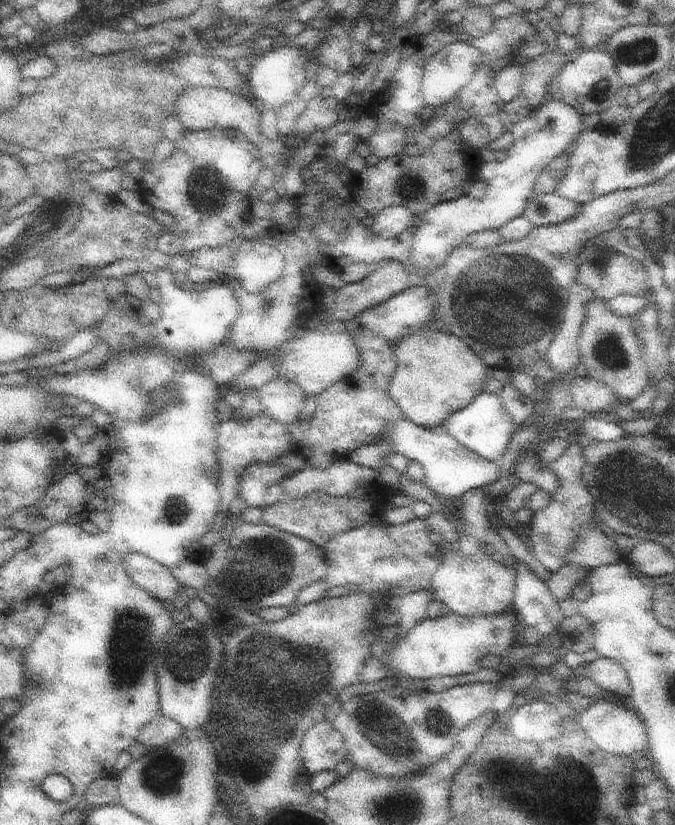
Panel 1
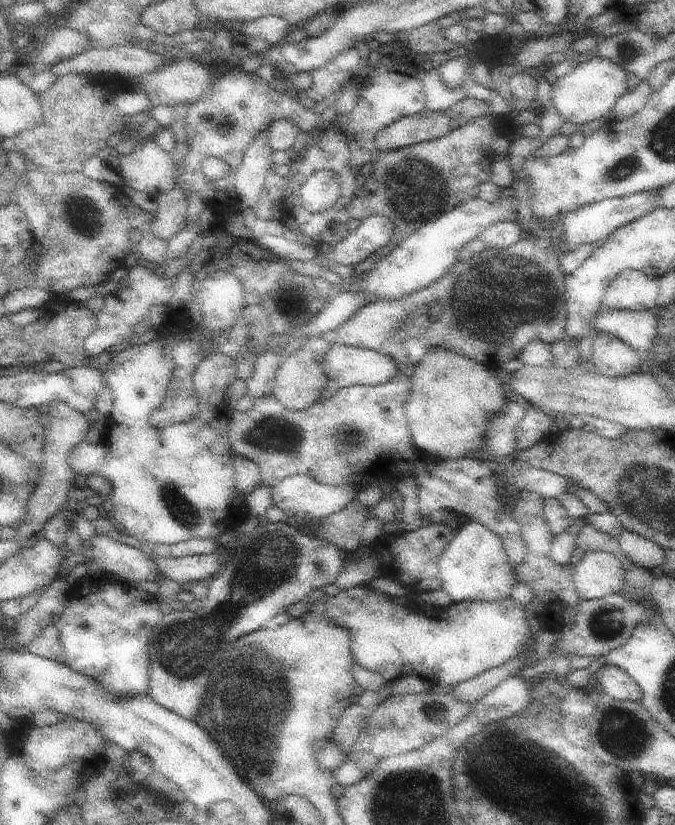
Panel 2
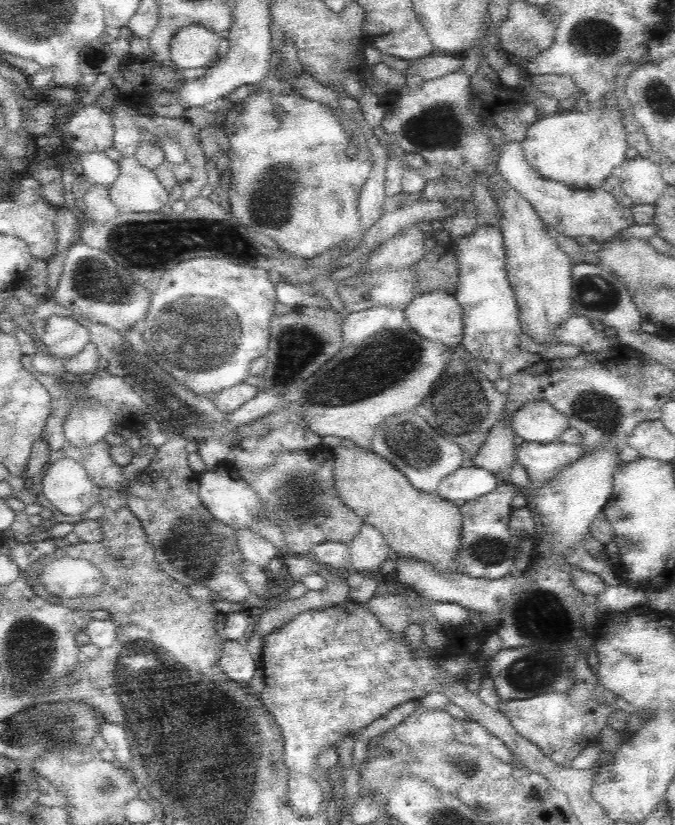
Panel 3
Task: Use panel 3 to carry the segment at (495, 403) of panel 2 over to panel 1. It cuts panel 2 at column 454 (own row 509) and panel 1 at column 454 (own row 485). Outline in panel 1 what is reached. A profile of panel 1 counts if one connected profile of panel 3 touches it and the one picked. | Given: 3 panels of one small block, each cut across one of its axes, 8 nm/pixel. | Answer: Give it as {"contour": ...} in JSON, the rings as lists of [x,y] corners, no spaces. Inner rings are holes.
{"contour":[[[407,328],[397,338],[393,348],[397,368],[389,384],[389,396],[403,412],[403,418],[413,424],[437,430],[447,416],[469,406],[485,390],[487,366],[455,334],[443,330],[413,332]]]}

